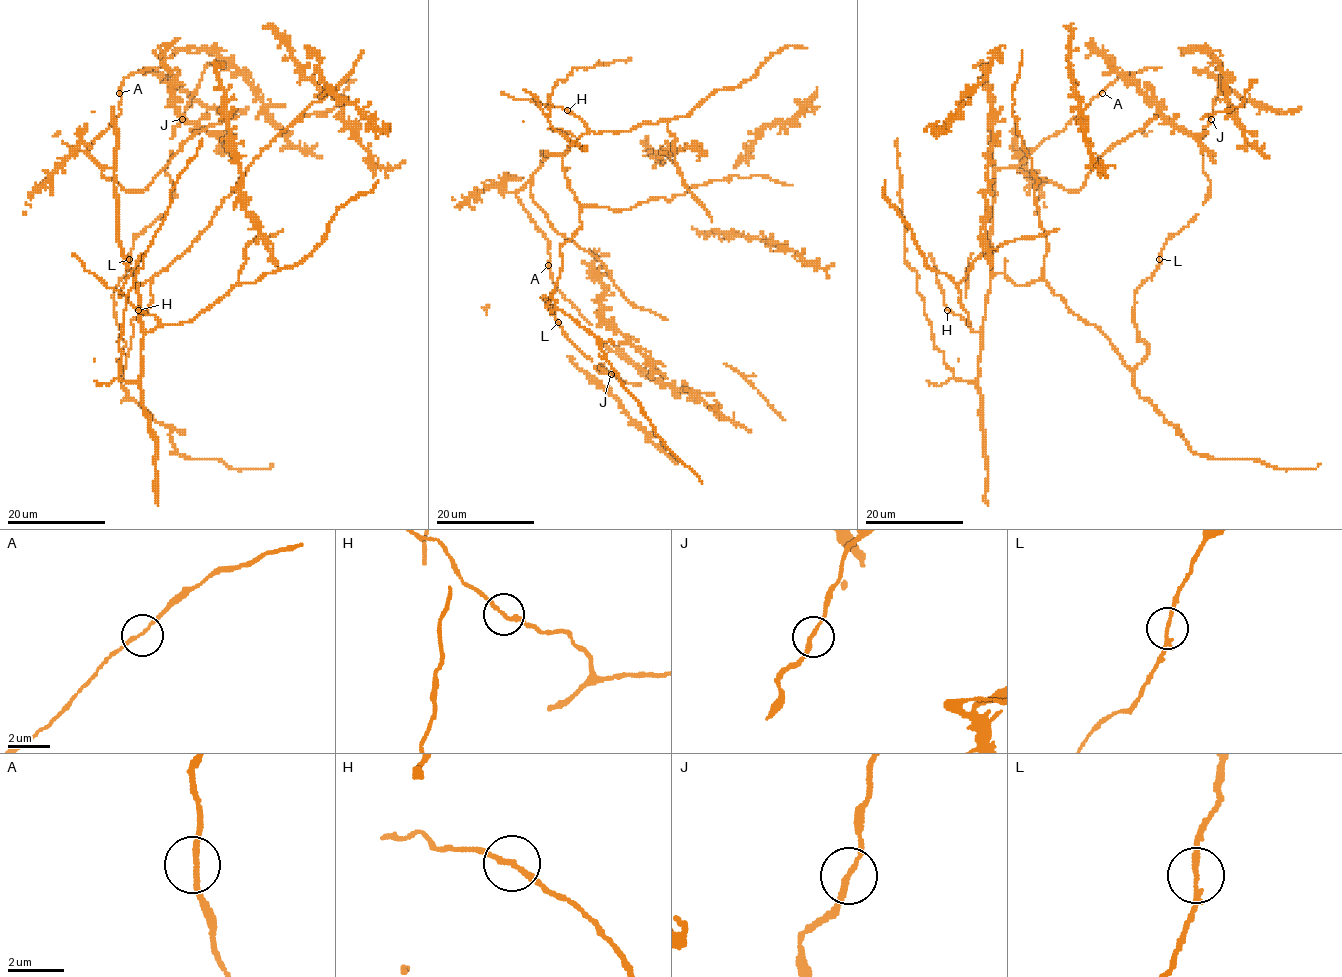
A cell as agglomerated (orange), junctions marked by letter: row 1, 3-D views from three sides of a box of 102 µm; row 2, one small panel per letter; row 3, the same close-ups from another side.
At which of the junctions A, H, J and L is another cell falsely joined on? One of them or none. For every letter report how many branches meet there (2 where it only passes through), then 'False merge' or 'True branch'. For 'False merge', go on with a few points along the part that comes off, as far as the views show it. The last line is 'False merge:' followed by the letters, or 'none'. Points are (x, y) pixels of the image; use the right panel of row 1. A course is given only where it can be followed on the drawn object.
A: Branches: 2. True branch
H: Branches: 2. True branch
J: Branches: 2. True branch
L: Branches: 2. True branch
False merge: none

